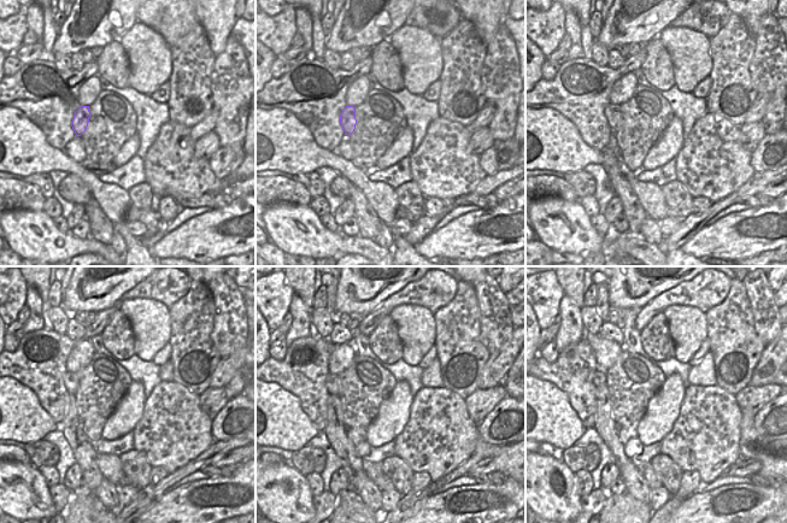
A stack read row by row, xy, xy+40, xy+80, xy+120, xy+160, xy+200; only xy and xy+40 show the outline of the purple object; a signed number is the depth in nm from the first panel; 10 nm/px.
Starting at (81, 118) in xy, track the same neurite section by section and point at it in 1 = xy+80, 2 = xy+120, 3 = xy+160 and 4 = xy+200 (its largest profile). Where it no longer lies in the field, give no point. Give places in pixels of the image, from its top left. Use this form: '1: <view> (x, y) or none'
1: xy+80 (612, 111)
2: xy+120 (71, 381)
3: xy+160 (332, 385)
4: xy+200 (599, 377)

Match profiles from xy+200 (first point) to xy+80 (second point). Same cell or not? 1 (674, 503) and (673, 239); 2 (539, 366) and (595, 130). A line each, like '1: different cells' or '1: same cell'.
1: same cell
2: same cell

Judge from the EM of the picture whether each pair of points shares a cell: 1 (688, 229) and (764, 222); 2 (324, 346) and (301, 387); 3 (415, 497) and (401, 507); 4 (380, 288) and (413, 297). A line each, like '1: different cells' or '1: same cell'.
1: different cells
2: same cell
3: same cell
4: different cells

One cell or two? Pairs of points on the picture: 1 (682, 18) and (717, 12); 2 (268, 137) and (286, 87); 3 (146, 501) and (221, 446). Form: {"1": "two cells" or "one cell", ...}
{"1": "one cell", "2": "two cells", "3": "one cell"}

